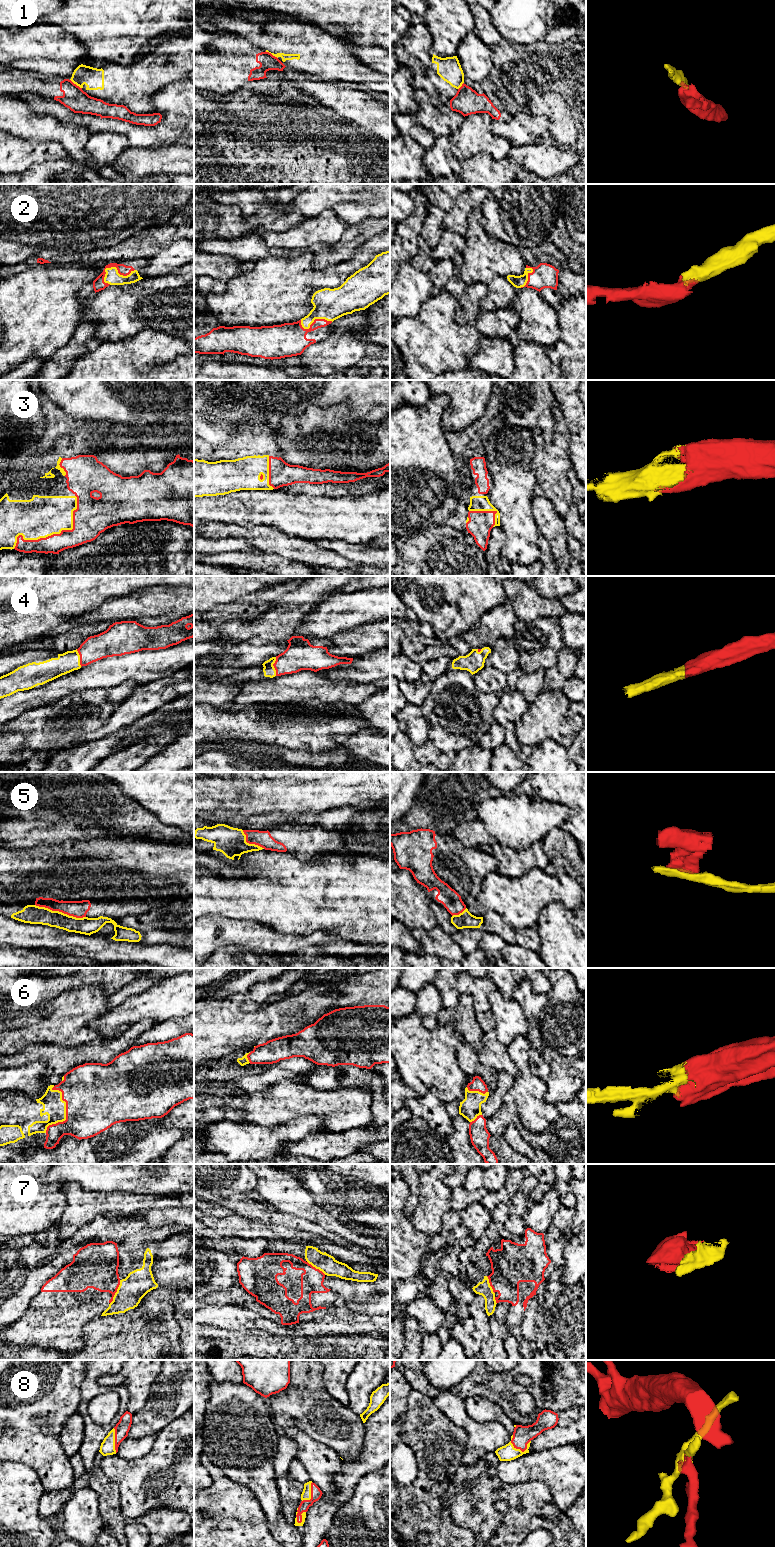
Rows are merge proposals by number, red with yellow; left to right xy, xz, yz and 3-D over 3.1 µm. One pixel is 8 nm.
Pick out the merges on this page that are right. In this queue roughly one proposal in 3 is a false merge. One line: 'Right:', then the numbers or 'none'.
Right: 2, 3, 4, 6, 8

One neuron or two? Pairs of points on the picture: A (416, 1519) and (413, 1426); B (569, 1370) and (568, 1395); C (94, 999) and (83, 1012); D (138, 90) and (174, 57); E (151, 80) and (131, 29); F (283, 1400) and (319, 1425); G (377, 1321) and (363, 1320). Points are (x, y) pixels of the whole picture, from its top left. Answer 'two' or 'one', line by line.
A: one
B: one
C: one
D: one
E: two
F: one
G: one

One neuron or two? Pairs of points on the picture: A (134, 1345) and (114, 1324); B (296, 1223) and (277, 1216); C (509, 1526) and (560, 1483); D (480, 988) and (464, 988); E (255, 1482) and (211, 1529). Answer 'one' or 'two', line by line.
A: one
B: one
C: two
D: one
E: two

